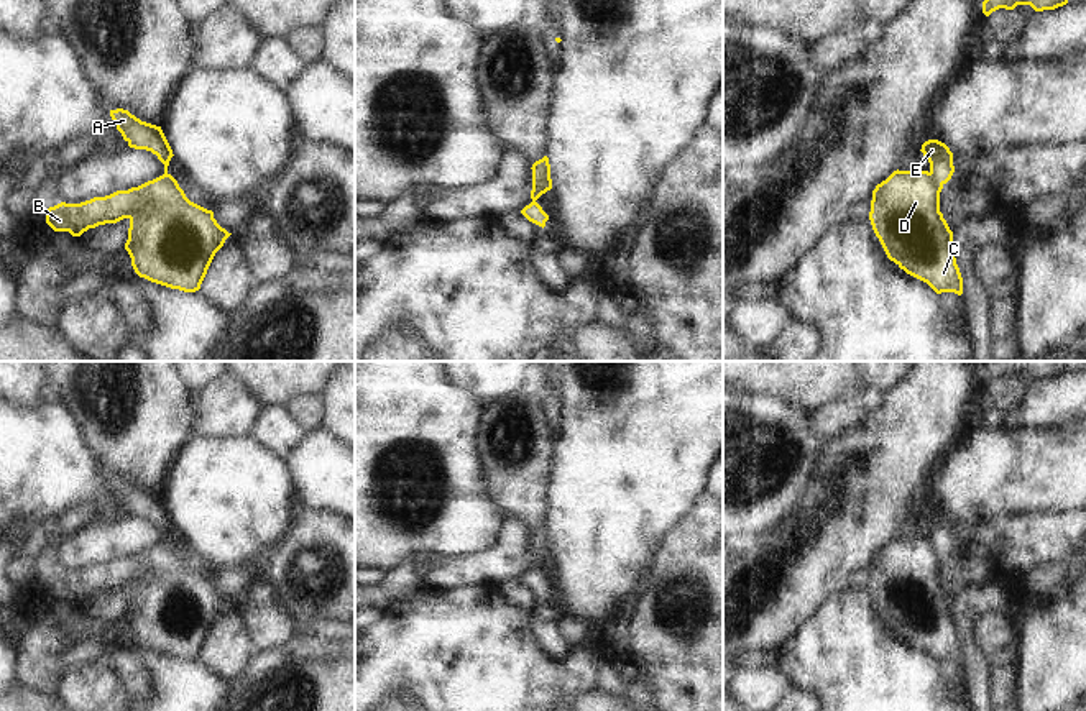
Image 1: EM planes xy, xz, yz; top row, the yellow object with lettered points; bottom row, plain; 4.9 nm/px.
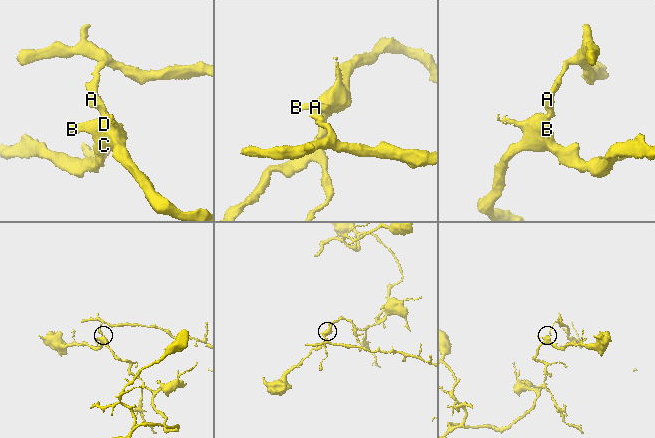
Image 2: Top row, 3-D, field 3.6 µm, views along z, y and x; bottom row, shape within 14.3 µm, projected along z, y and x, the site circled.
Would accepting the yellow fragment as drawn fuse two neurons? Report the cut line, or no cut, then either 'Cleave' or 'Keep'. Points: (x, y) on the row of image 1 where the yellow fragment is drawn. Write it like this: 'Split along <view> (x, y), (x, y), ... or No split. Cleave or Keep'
Split along yz (930, 171), (942, 186). Cleave

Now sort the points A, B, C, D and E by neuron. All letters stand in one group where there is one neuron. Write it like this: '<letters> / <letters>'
A E / B C D

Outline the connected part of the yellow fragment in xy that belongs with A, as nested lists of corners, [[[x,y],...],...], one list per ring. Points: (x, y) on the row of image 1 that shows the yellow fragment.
[[[123,108],[110,110],[110,117],[130,148],[151,151],[164,164],[164,172],[168,172],[174,154],[161,126],[141,122]]]

